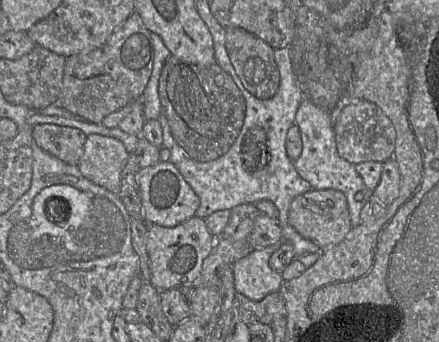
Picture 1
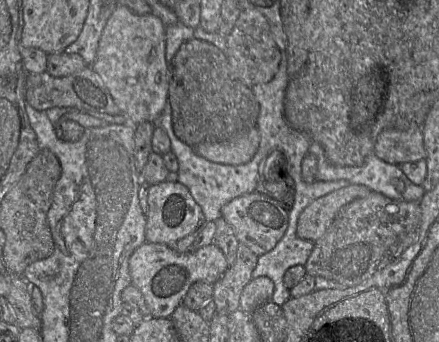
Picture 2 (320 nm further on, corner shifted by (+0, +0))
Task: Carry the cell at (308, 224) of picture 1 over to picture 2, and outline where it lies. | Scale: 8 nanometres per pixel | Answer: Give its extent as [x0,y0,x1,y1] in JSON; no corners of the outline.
[297,184,372,242]

